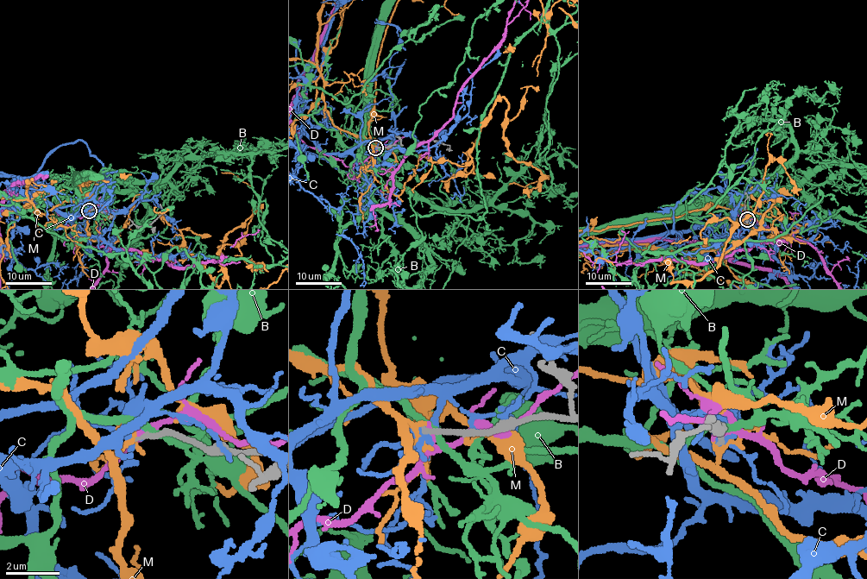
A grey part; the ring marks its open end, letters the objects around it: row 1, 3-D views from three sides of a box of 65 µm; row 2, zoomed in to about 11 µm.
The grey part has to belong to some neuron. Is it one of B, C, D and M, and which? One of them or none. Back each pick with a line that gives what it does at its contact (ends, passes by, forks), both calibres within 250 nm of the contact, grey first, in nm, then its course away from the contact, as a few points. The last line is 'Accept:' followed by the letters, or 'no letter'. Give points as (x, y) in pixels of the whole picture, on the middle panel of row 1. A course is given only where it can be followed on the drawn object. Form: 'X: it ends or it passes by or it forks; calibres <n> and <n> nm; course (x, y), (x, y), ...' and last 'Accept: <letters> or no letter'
Accept: no letter

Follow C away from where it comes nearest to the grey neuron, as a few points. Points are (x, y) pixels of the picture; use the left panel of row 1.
C: (89, 210), (59, 210), (84, 200), (102, 173), (102, 161), (81, 141), (59, 145), (29, 178)

